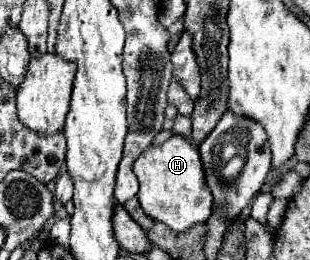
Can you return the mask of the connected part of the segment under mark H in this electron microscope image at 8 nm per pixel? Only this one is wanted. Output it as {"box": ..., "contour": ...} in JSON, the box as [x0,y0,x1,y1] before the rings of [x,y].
{"box":[134,135,212,233],"contour":[[[172,135],[162,145],[150,145],[134,161],[134,173],[140,181],[140,207],[150,219],[168,225],[176,233],[182,233],[196,223],[208,221],[212,213],[212,193],[206,185],[200,153],[188,139]]]}

